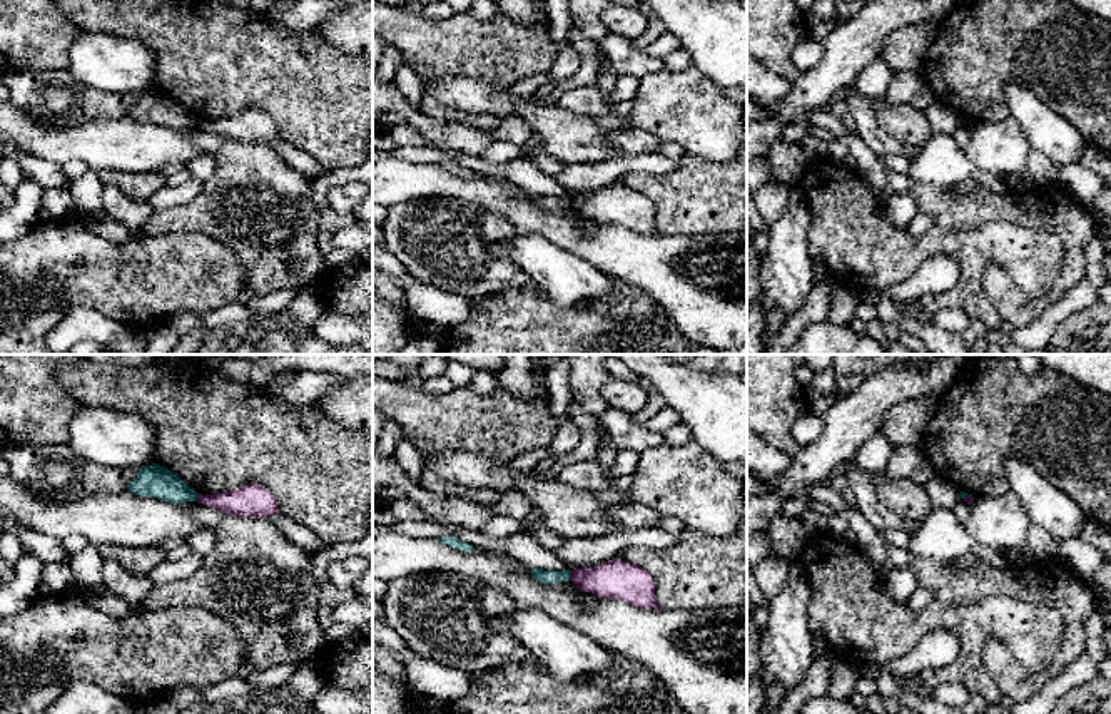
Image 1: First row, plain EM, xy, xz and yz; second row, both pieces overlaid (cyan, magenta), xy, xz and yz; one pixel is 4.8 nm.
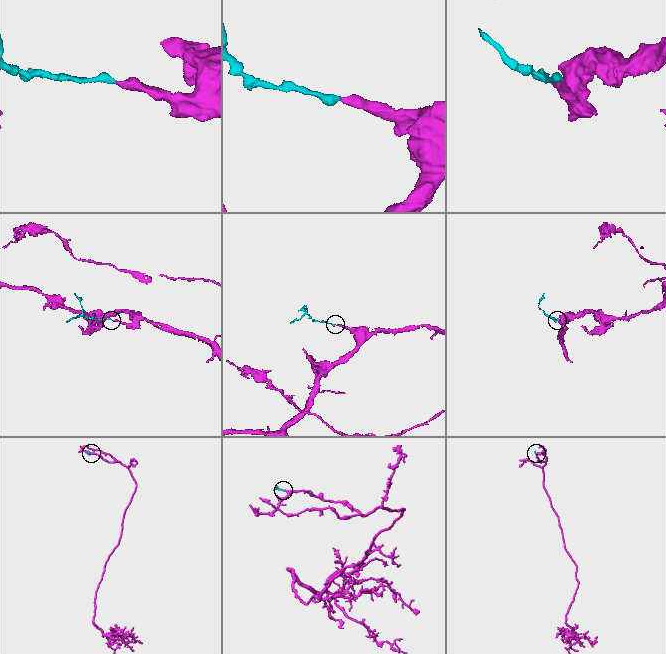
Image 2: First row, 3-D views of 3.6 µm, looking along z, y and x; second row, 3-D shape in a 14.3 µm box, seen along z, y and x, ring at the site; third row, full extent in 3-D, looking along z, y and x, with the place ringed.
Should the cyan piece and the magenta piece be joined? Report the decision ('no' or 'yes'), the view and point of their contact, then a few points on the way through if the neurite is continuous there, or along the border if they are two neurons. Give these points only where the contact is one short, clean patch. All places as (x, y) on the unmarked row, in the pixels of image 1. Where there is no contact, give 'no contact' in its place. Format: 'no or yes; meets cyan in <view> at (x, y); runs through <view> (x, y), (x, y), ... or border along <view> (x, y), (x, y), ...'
no; meets cyan in xz at (570, 201); border along xz (570, 196), (572, 204)

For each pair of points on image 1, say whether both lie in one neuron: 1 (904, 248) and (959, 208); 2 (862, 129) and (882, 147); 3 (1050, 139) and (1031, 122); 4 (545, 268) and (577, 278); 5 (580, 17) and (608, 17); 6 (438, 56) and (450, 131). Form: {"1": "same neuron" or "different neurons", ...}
{"1": "different neurons", "2": "same neuron", "3": "same neuron", "4": "same neuron", "5": "different neurons", "6": "different neurons"}

